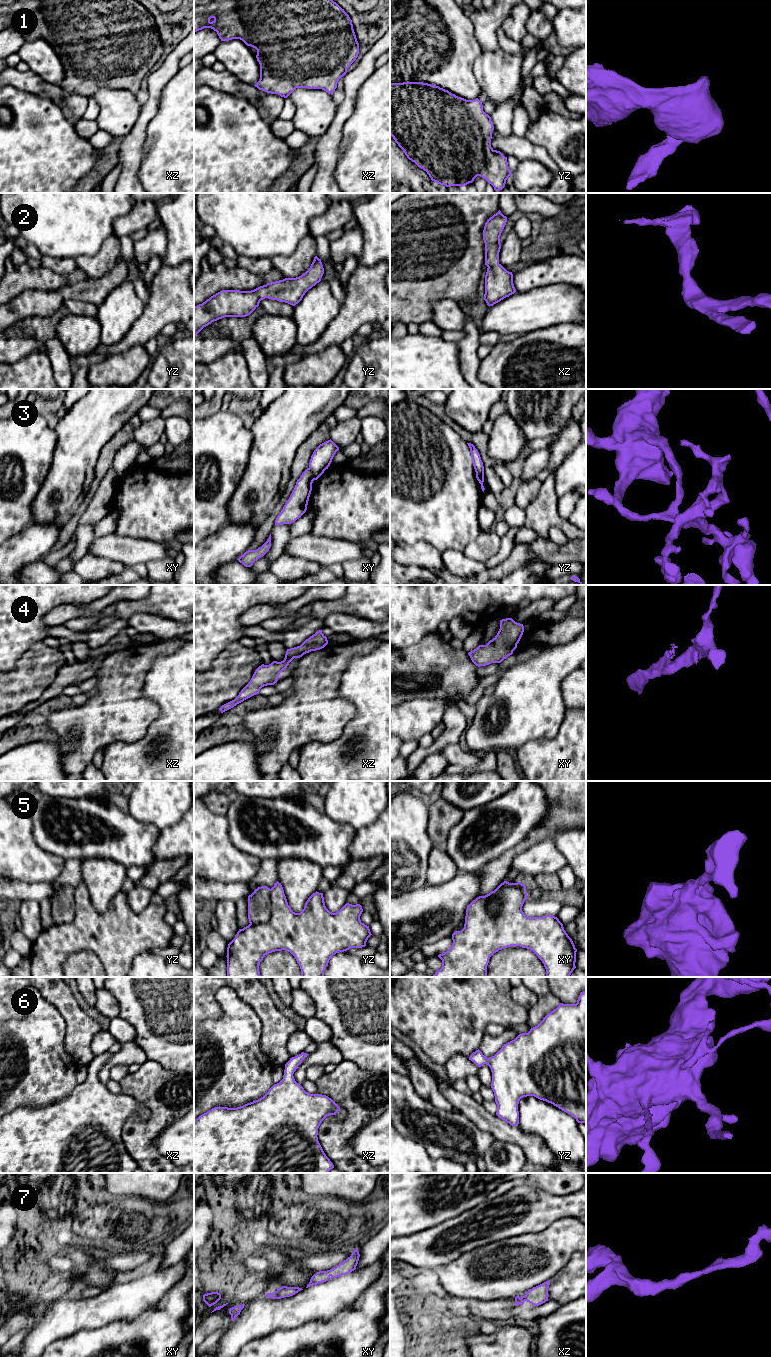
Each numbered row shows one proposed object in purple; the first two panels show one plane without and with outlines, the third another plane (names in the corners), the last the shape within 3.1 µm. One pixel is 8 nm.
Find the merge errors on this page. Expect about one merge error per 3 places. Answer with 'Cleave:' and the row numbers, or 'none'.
Cleave: 3, 5

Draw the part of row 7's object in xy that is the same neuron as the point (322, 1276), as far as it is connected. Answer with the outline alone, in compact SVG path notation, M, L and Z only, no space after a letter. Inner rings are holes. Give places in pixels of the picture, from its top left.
M355 1248L350 1257L348 1257L346 1260L344 1260L342 1263L340 1263L333 1269L327 1271L319 1271L316 1274L314 1274L311 1277L310 1282L306 1288L313 1285L317 1285L319 1283L326 1282L329 1280L330 1277L334 1279L342 1275L351 1273L356 1269L359 1257L360 1257L359 1251L357 1248Z

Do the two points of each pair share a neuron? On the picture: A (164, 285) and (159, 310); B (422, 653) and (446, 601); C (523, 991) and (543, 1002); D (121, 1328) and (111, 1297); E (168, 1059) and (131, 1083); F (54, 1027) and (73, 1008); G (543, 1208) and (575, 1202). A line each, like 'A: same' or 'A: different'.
A: same
B: different
C: different
D: different
E: different
F: different
G: same

